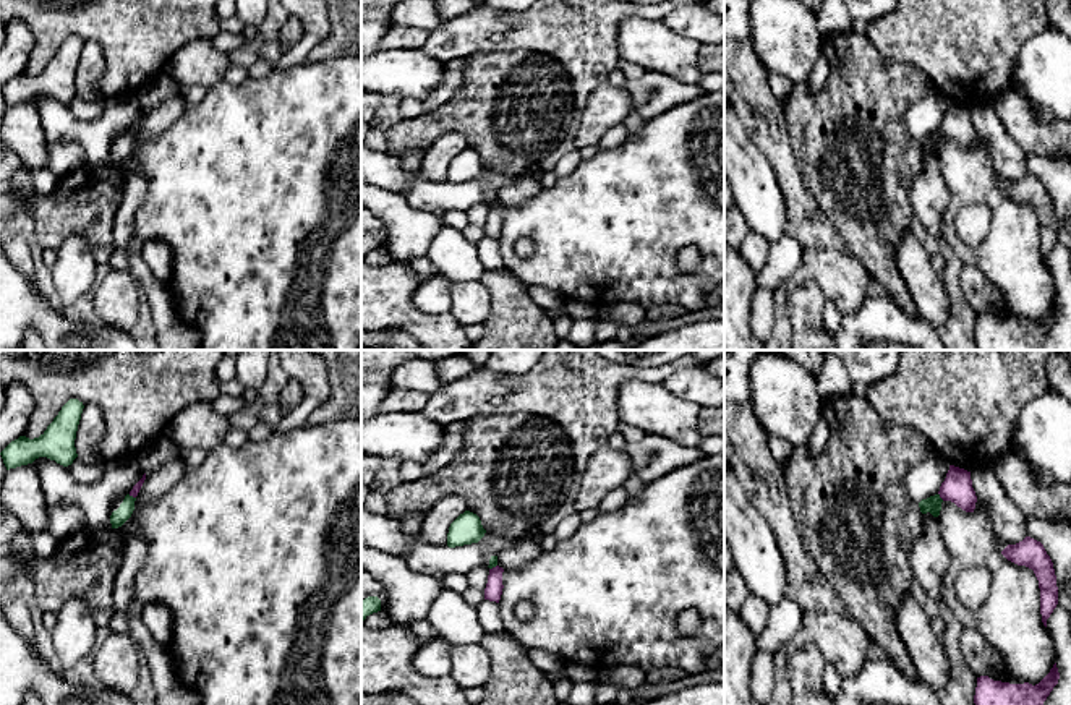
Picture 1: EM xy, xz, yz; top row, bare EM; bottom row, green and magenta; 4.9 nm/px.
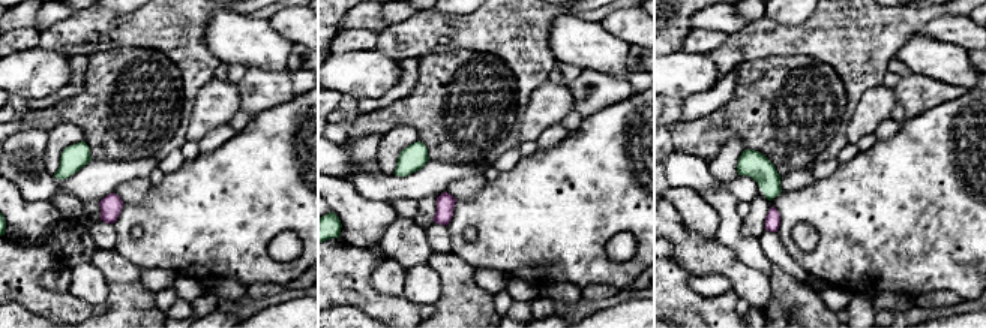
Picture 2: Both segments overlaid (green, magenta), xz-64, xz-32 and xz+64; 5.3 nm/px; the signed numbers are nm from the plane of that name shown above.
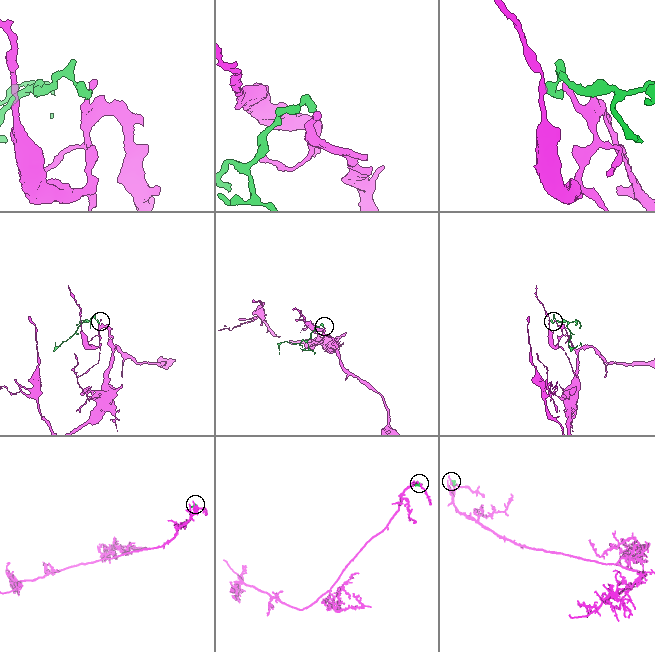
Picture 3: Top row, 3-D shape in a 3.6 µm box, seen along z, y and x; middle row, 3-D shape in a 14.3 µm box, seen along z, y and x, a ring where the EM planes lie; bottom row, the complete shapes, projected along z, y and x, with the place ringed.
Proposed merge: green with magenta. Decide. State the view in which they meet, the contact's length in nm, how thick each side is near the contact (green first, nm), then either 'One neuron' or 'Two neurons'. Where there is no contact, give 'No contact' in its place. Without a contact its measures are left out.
Touches green in yz. Shared border 50 nm. Thickness 90 nm (green) against 140 nm. Two neurons

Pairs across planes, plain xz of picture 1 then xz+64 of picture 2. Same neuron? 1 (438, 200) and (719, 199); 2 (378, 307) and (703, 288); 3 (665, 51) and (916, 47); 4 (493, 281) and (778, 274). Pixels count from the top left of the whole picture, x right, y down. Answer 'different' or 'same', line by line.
1: different
2: different
3: same
4: same

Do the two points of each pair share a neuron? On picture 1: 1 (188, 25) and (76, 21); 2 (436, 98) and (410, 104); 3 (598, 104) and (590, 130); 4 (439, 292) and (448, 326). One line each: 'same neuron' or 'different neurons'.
1: same neuron
2: same neuron
3: same neuron
4: different neurons

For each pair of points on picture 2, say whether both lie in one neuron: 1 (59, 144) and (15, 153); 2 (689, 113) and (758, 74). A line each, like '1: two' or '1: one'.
1: two
2: two

